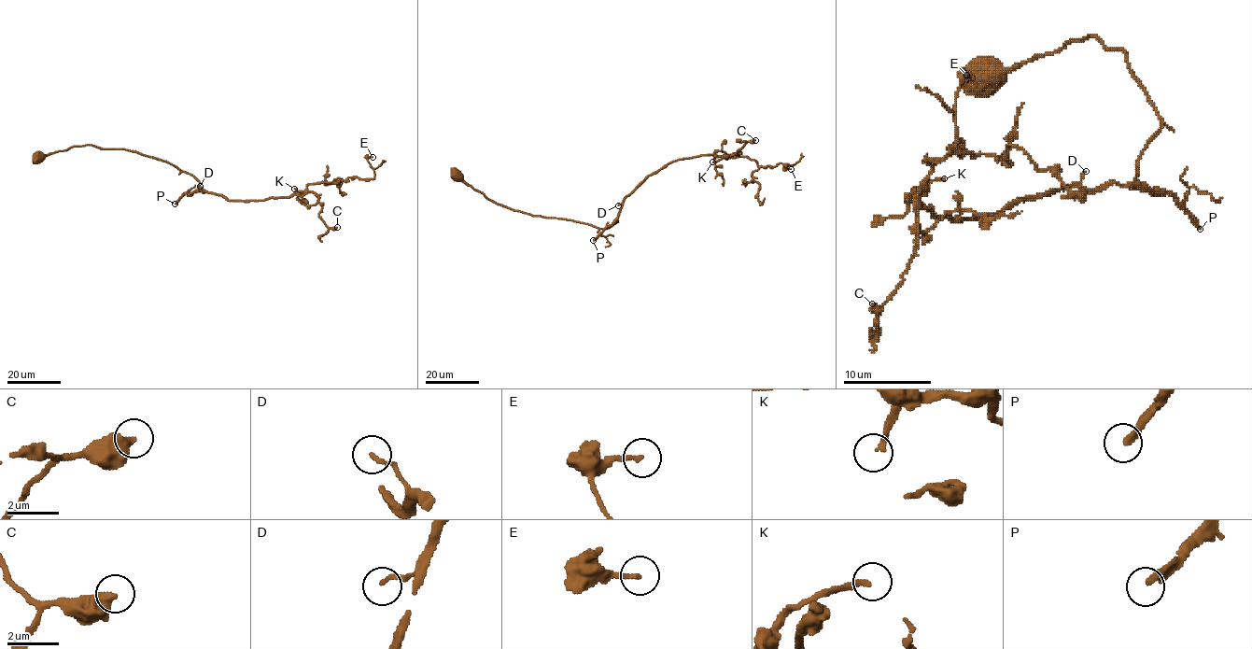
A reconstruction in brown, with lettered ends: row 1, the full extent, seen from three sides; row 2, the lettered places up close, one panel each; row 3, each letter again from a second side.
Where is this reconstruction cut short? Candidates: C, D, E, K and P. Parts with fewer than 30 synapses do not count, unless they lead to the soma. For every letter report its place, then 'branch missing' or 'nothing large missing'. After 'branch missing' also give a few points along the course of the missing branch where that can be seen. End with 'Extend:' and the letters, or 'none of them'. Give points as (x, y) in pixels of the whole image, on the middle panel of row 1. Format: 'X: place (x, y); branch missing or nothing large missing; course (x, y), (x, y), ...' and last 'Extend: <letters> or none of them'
C: place (755, 140); nothing large missing
D: place (618, 205); nothing large missing
E: place (791, 169); nothing large missing
K: place (712, 162); branch missing; course (712, 162), (711, 174), (715, 178), (743, 174), (767, 179)
P: place (593, 240); branch missing; course (593, 240), (572, 262), (578, 286), (600, 276), (611, 257), (631, 257), (654, 228), (645, 237), (644, 229)
Extend: K, P

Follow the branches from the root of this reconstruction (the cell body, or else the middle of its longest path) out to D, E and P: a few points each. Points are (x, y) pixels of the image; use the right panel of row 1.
D: (984, 81), (1088, 35), (1123, 50), (1162, 125), (1132, 182), (1086, 189), (1086, 171)
E: (984, 81), (1094, 35), (1162, 125), (1132, 182), (937, 218), (921, 204), (927, 158), (958, 154), (966, 75)
P: (984, 81), (1088, 35), (1123, 50), (1162, 120), (1136, 178), (1151, 193), (1169, 193), (1200, 229)

